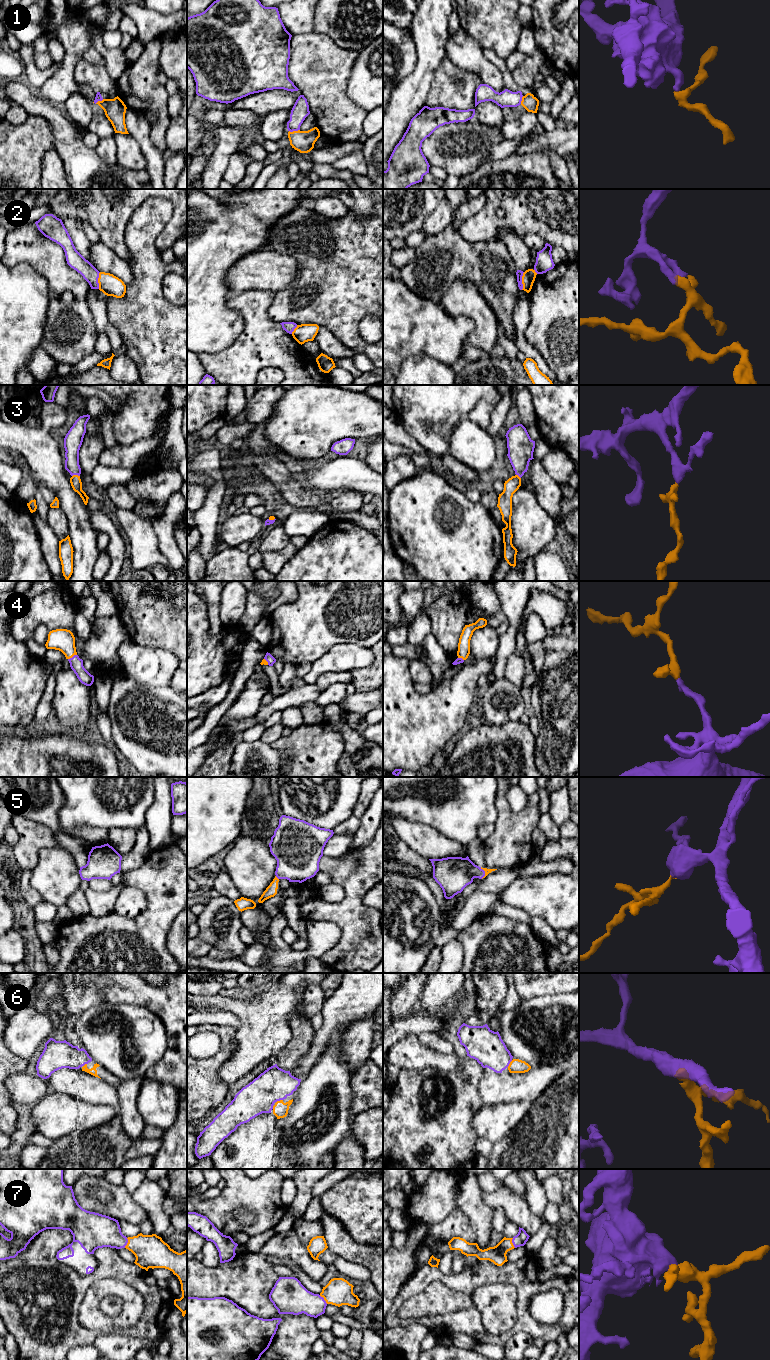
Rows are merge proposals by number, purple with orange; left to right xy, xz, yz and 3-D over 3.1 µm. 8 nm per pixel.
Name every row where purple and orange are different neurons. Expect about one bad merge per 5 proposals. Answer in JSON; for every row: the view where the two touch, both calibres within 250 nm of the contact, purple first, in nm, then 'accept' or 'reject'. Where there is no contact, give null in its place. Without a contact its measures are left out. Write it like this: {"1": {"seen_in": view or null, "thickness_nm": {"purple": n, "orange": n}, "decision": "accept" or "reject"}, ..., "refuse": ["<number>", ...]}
{"1": {"seen_in": "xz", "thickness_nm": {"purple": 140, "orange": 180}, "decision": "reject"}, "2": {"seen_in": "yz", "thickness_nm": {"purple": 60, "orange": 110}, "decision": "reject"}, "3": {"seen_in": "xy", "thickness_nm": {"purple": 140, "orange": 90}, "decision": "accept"}, "4": {"seen_in": "xy", "thickness_nm": {"purple": 110, "orange": 180}, "decision": "accept"}, "5": {"seen_in": "xz", "thickness_nm": {"purple": 360, "orange": 90}, "decision": "accept"}, "6": {"seen_in": "xz", "thickness_nm": {"purple": 280, "orange": 120}, "decision": "accept"}, "7": {"seen_in": "xy", "thickness_nm": {"purple": 260, "orange": 260}, "decision": "accept"}, "refuse": ["1", "2"]}

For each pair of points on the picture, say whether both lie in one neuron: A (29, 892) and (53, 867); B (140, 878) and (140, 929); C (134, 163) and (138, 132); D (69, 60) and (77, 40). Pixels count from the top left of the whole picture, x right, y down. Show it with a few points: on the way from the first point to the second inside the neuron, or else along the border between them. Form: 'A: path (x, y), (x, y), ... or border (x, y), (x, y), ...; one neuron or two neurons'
A: border (31, 870), (30, 885), (43, 899); two neurons
B: path (152, 891), (152, 916); one neuron
C: border (129, 133), (139, 145), (146, 164); two neurons
D: path (73, 55), (75, 45); one neuron

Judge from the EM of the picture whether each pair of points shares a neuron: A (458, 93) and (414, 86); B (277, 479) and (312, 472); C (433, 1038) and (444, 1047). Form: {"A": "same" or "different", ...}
{"A": "different", "B": "different", "C": "same"}

